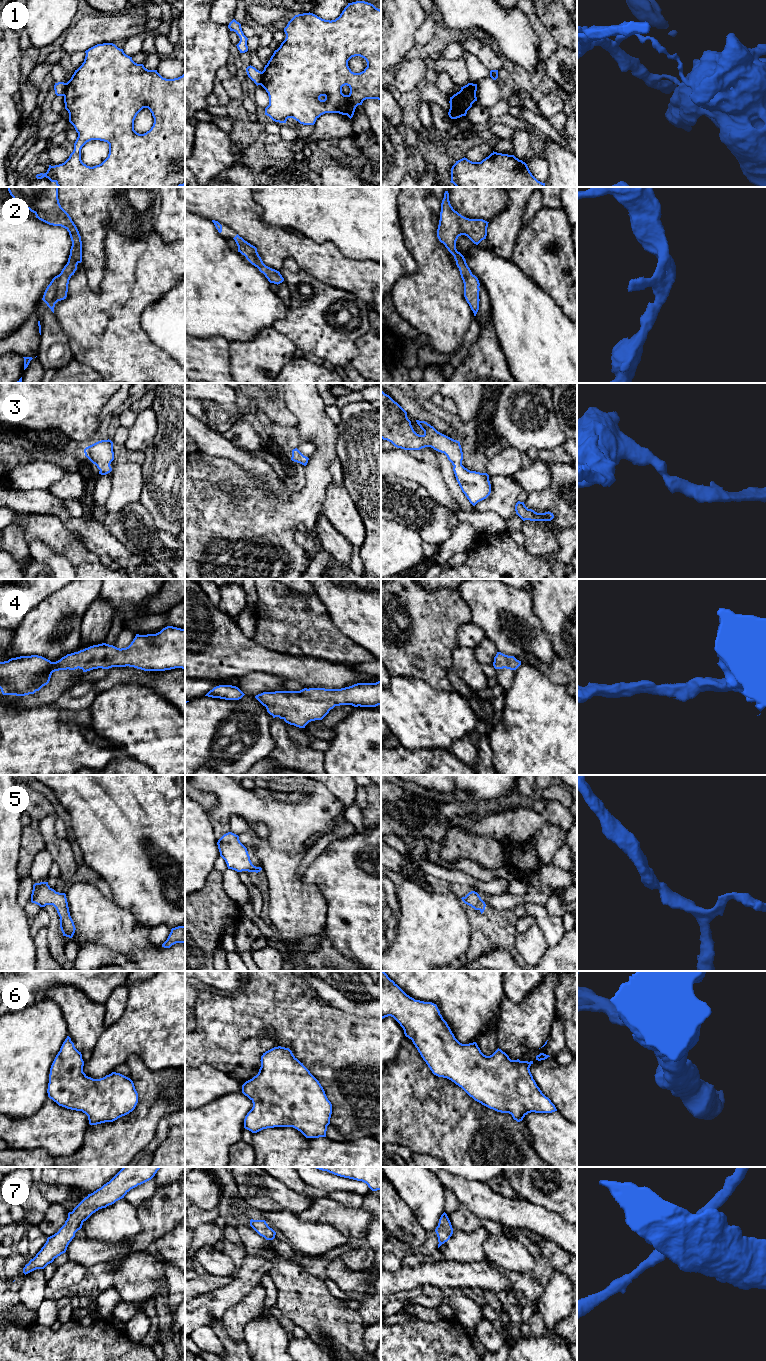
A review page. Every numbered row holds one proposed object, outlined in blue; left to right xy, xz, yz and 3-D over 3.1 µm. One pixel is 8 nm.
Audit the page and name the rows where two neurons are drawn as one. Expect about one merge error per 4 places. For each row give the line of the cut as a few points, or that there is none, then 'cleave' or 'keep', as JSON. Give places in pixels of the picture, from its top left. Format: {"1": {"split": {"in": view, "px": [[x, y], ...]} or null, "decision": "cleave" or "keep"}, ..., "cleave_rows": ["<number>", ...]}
{"1": {"split": {"in": "xz", "px": [[262, 72], [261, 85]]}, "decision": "cleave"}, "2": {"split": null, "decision": "keep"}, "3": {"split": null, "decision": "keep"}, "4": {"split": null, "decision": "keep"}, "5": {"split": null, "decision": "keep"}, "6": {"split": null, "decision": "keep"}, "7": {"split": null, "decision": "keep"}, "cleave_rows": ["1"]}

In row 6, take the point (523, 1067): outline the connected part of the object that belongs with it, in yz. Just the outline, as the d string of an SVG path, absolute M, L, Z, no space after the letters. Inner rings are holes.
M381 971L381 1019L388 1016L393 1017L400 1024L405 1036L412 1040L434 1075L451 1080L482 1105L497 1112L509 1113L517 1122L522 1121L531 1112L552 1113L557 1111L555 1105L542 1093L533 1079L529 1069L533 1061L511 1060L499 1048L492 1055L486 1056L481 1052L476 1042L469 1044L460 1043L455 1038L447 1022L443 1019L436 1004L415 1000L410 997L384 971Z

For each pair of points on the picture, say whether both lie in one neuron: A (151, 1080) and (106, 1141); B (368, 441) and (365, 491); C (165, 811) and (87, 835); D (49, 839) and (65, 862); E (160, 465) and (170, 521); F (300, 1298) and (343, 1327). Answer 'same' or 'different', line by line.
A: same
B: same
C: same
D: same
E: same
F: same

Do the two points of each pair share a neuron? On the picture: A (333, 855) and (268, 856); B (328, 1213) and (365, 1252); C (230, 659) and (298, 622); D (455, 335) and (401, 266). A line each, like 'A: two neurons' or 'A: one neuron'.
A: two neurons
B: one neuron
C: two neurons
D: two neurons

